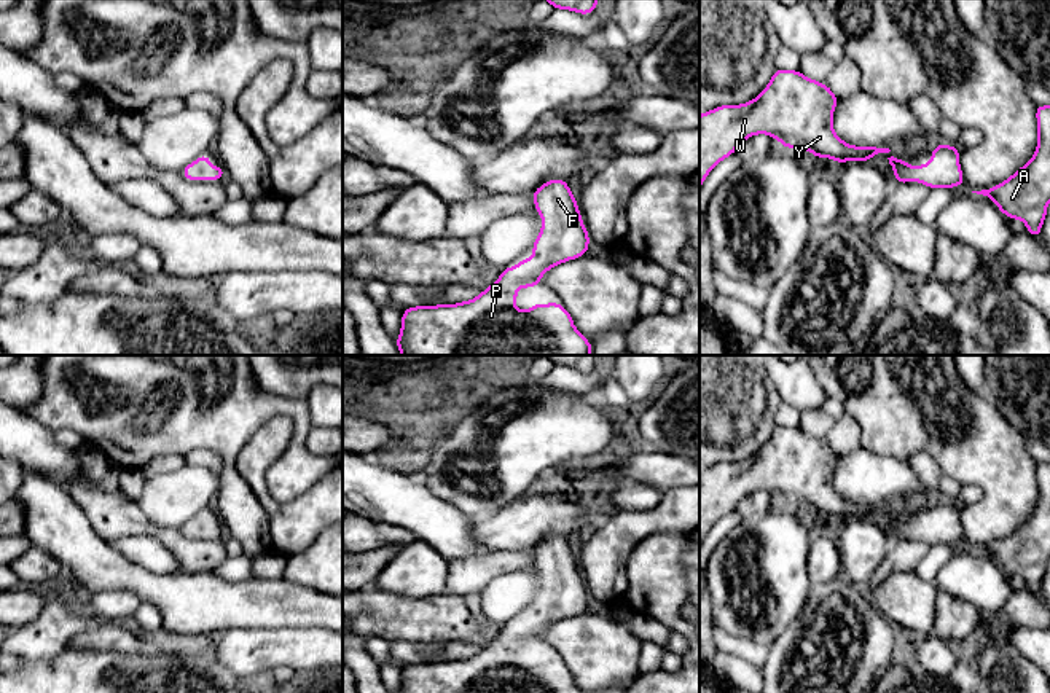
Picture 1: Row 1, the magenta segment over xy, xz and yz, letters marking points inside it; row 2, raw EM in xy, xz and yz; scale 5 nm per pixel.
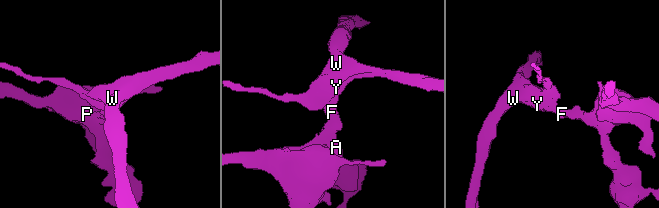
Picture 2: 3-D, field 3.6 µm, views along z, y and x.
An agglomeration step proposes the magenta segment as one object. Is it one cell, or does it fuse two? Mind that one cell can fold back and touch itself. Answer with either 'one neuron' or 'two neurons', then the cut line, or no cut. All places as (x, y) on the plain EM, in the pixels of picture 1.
one neuron | no cut

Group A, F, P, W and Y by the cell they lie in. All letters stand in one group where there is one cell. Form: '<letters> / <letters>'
A F P W Y

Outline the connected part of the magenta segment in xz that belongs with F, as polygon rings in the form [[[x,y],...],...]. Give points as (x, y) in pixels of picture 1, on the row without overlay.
[[[551,535],[532,551],[535,567],[542,574],[542,586],[532,601],[534,613],[503,624],[500,634],[470,658],[457,661],[414,663],[402,669],[400,693],[583,693],[574,677],[559,660],[532,661],[526,669],[515,663],[518,645],[532,645],[551,624],[580,615],[588,610],[590,591],[583,581],[577,554],[562,535]]]

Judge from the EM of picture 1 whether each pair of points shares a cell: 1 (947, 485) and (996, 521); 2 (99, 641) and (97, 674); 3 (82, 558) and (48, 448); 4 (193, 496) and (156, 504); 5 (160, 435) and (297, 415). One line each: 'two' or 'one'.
1: two
2: two
3: two
4: one
5: one

